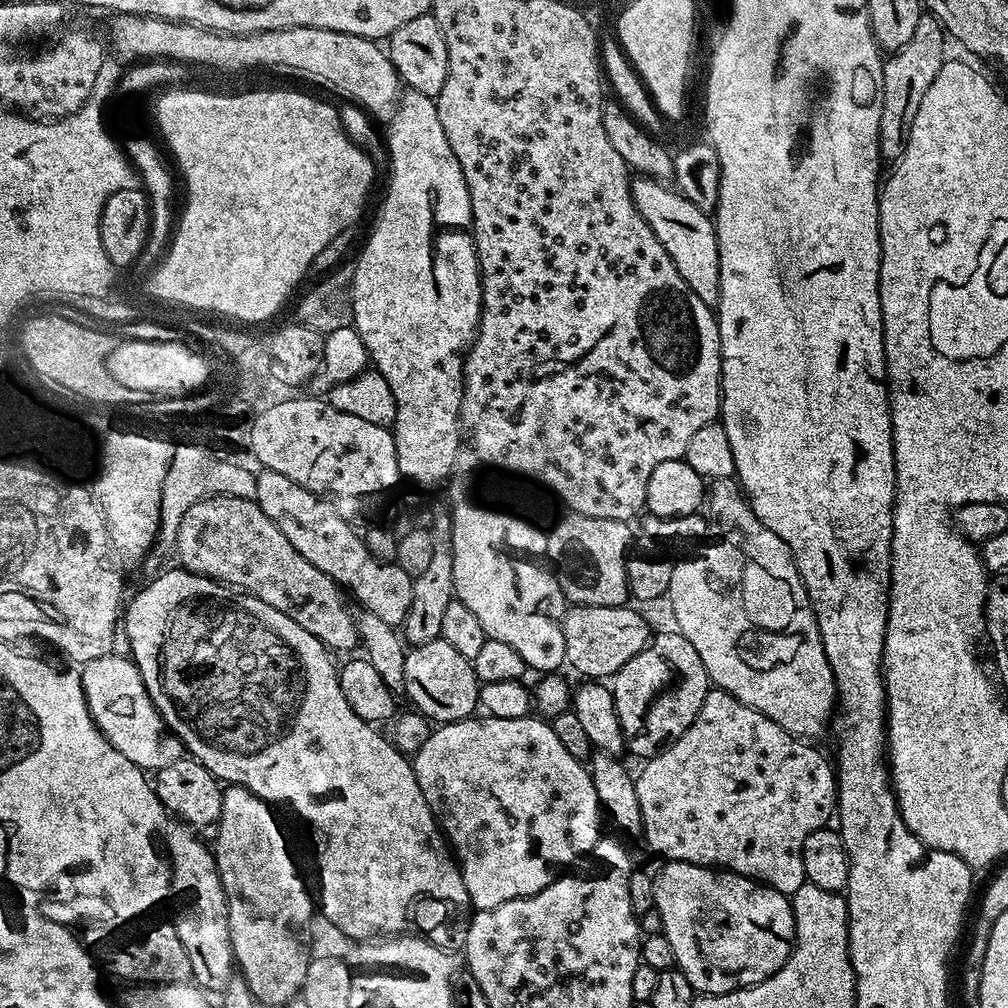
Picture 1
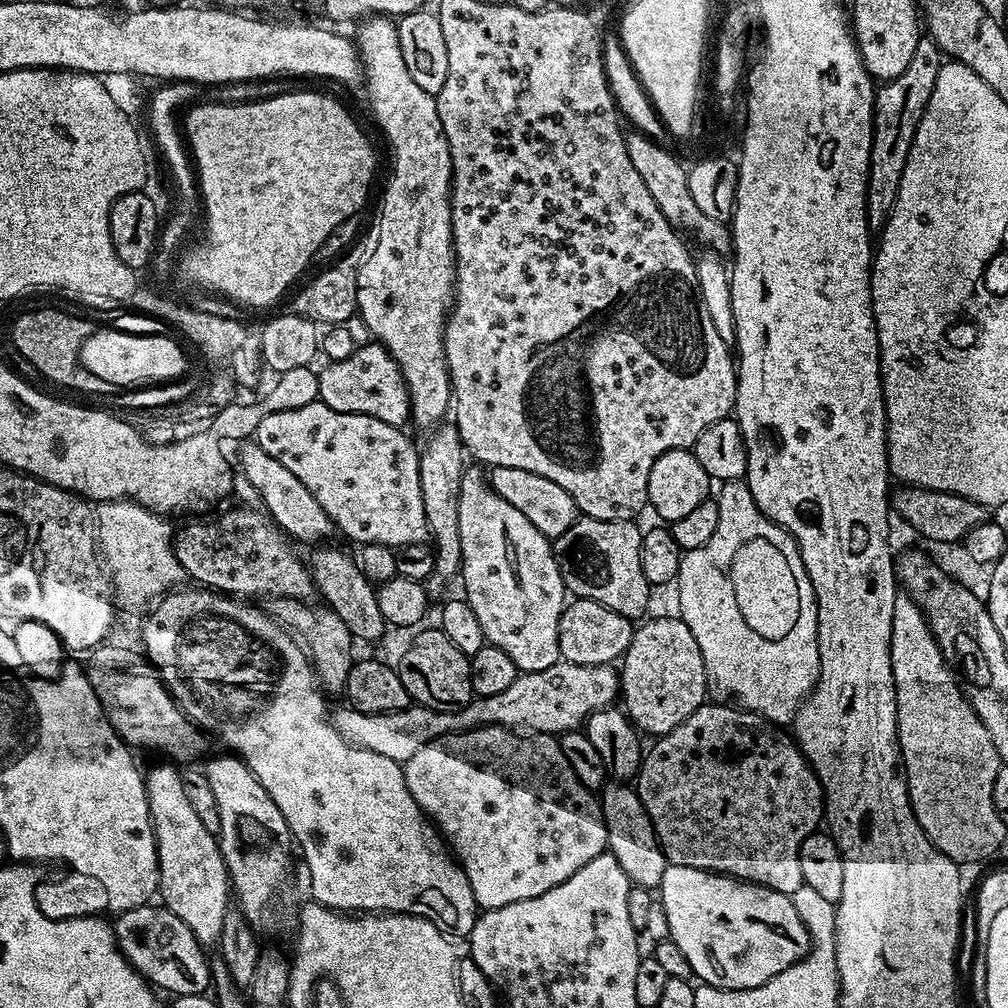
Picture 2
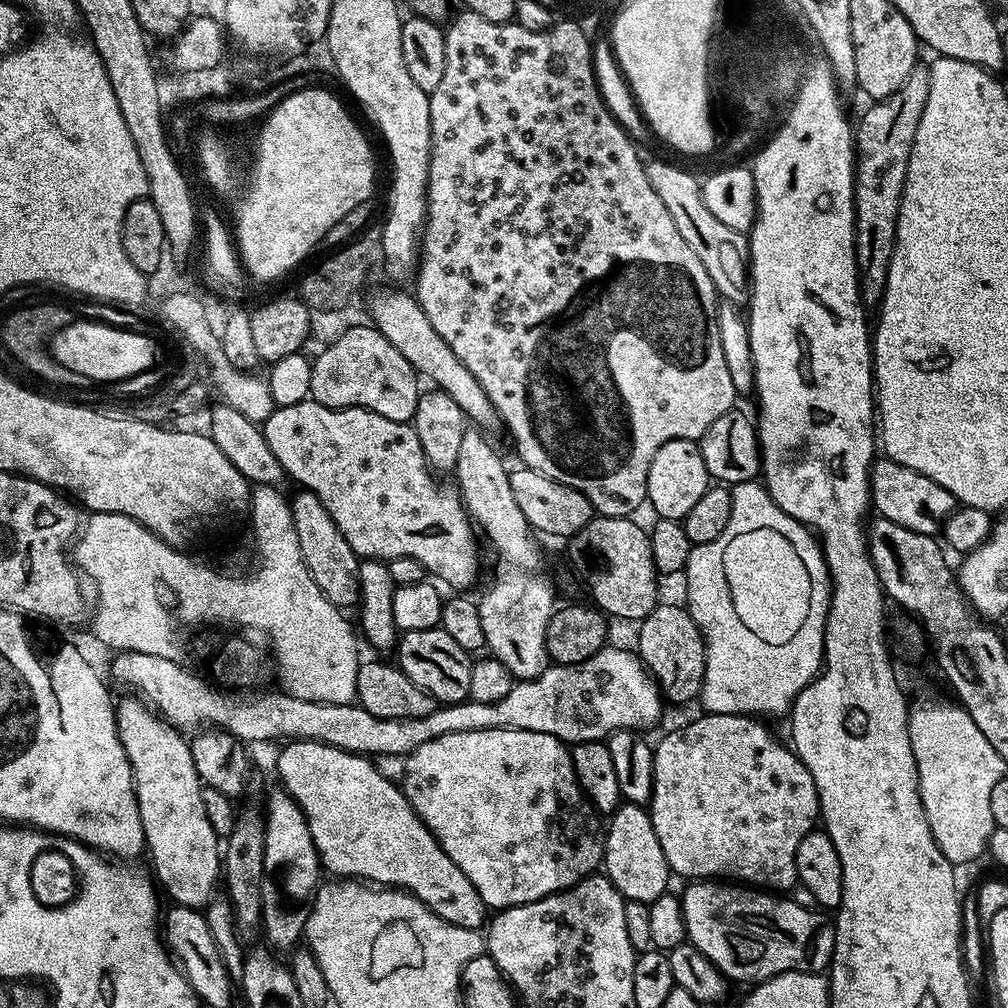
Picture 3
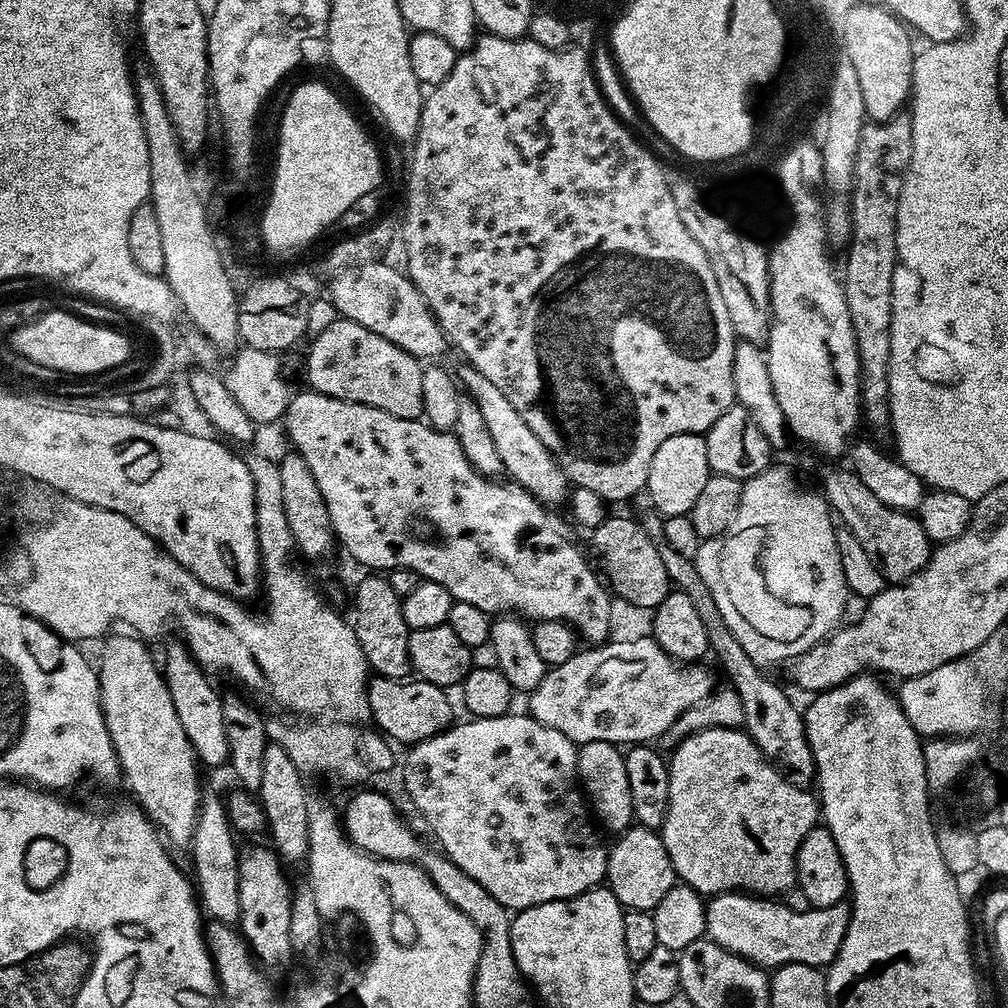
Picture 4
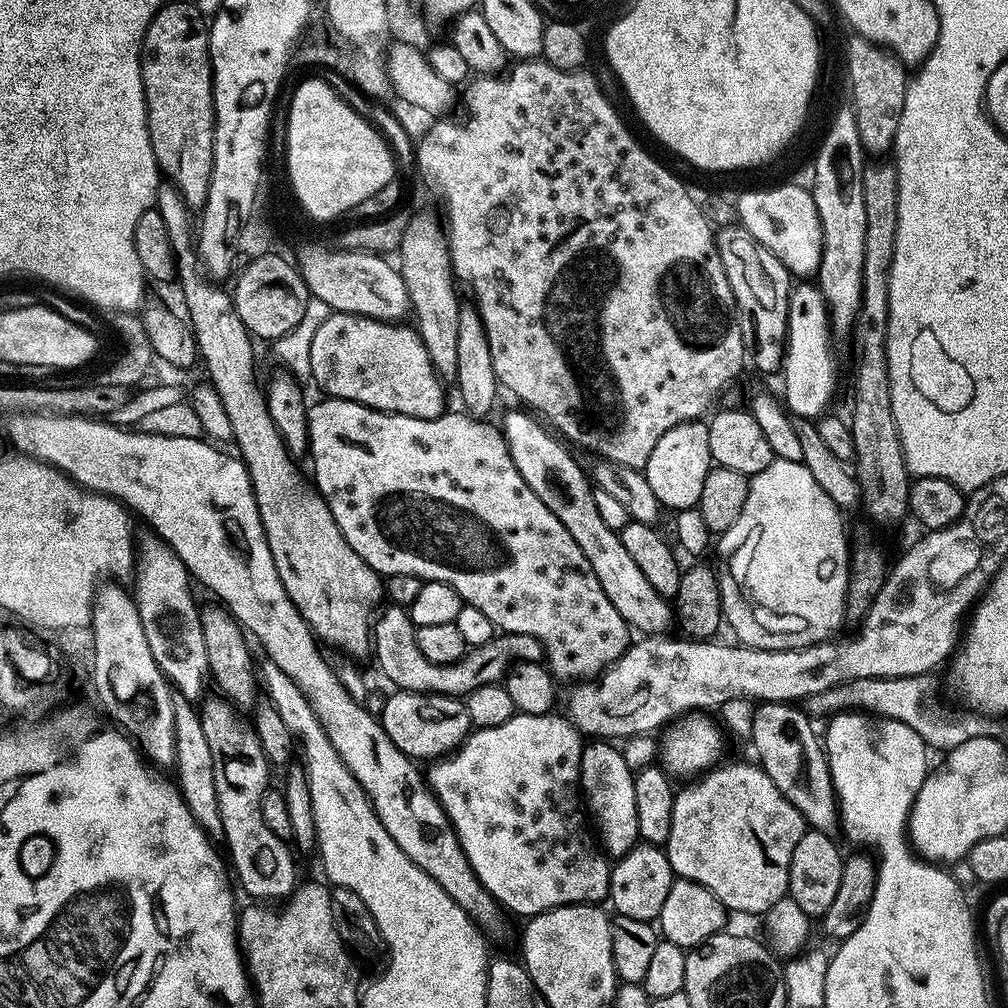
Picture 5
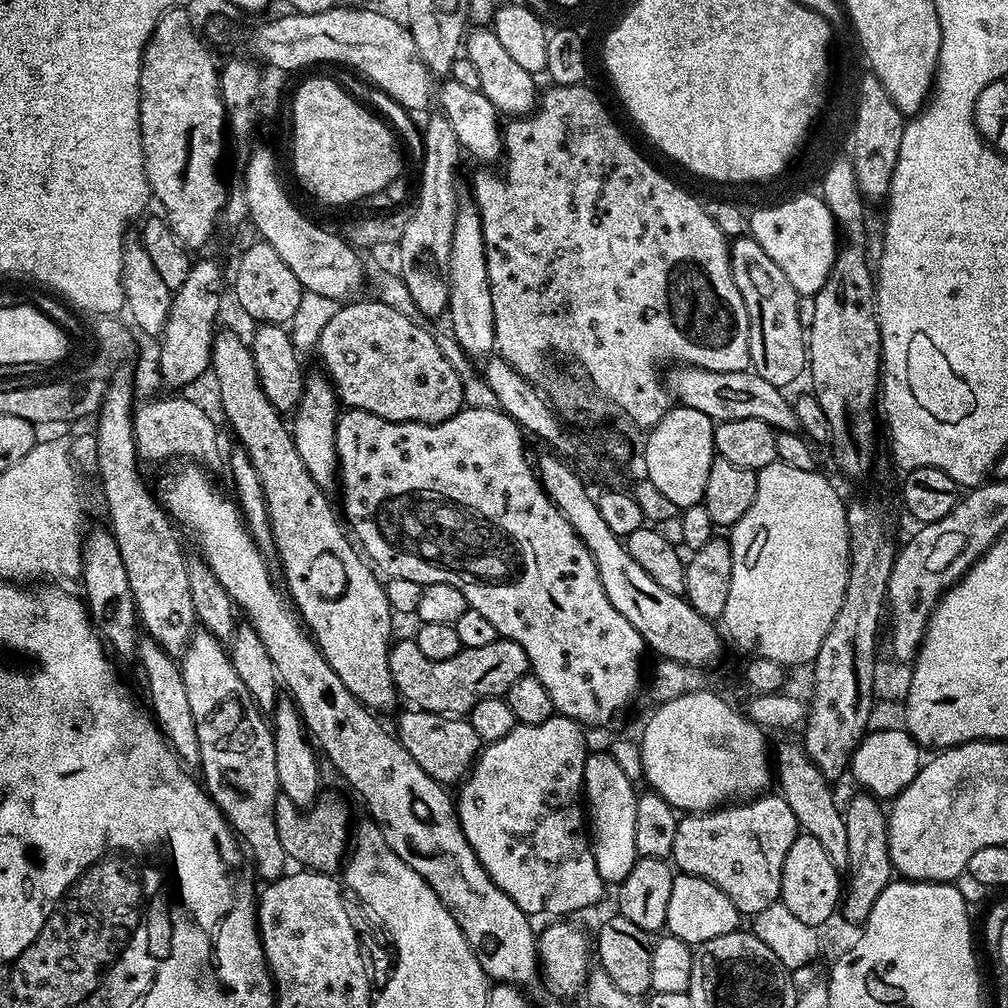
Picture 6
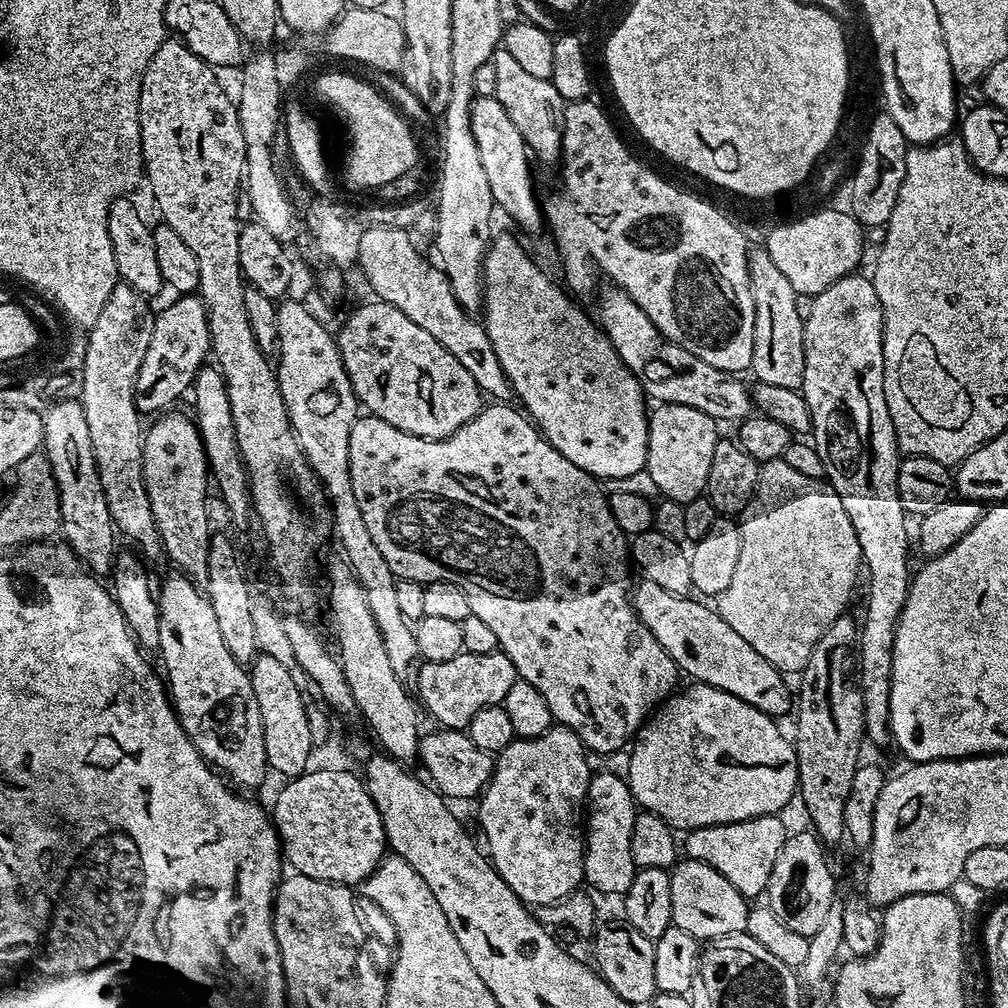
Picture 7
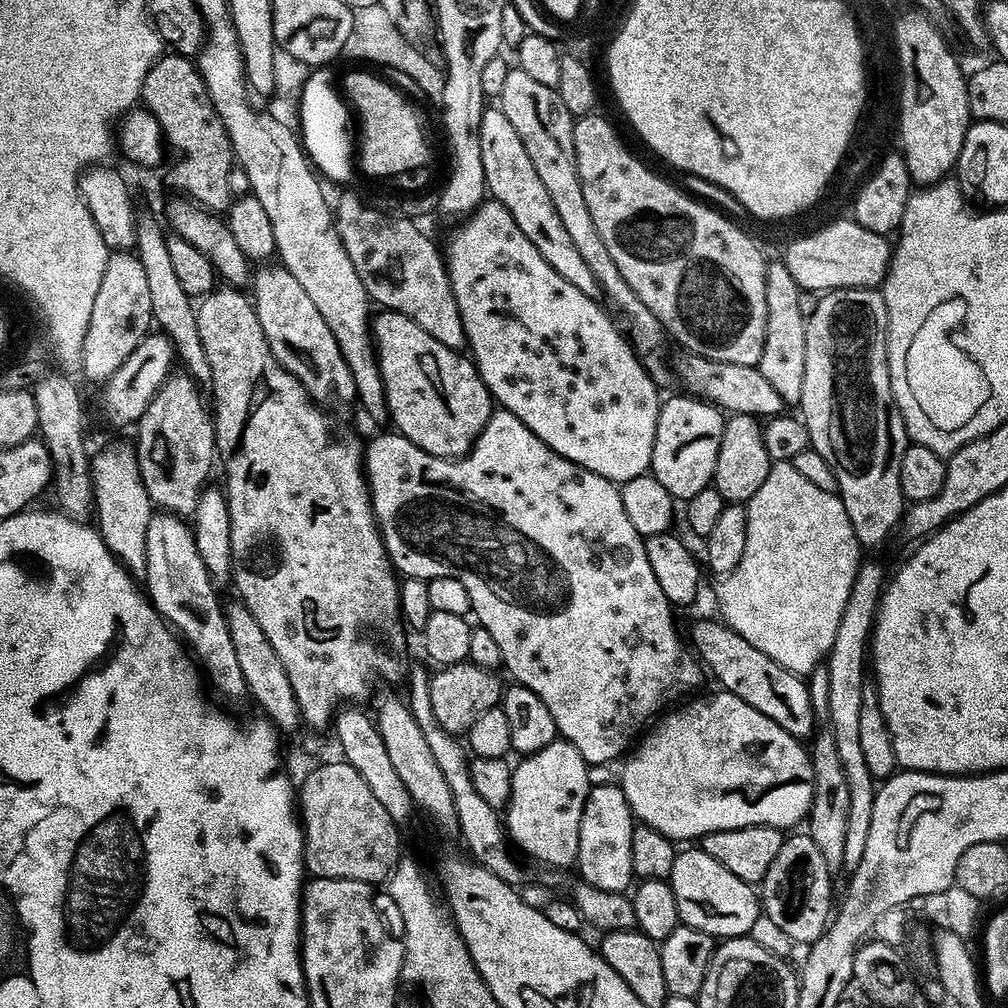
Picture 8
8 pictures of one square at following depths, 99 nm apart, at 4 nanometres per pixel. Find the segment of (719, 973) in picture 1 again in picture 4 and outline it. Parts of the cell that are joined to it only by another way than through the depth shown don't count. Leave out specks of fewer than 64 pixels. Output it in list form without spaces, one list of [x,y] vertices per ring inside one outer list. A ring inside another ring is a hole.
[[[722,892],[707,901],[704,931],[707,939],[765,970],[780,970],[783,964],[805,964],[808,968],[823,969],[836,959],[851,917],[852,909],[844,902],[795,912],[776,898]]]

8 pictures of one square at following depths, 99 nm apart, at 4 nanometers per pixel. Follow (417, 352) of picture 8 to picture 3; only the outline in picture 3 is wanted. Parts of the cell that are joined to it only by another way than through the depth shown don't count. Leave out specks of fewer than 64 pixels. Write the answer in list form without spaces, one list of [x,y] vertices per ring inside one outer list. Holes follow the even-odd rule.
[[[375,326],[367,327],[346,329],[329,348],[314,356],[311,399],[331,408],[365,408],[382,414],[382,418],[407,424],[416,412],[422,391],[421,385],[416,385],[418,374]]]

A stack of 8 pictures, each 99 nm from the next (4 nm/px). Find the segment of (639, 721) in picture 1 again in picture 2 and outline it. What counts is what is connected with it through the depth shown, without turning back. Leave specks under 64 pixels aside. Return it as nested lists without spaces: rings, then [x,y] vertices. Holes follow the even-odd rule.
[[[657,615],[654,619],[645,619],[645,624],[633,631],[630,646],[622,657],[624,668],[619,669],[619,676],[622,708],[628,719],[641,733],[649,732],[652,738],[659,738],[694,714],[694,710],[705,703],[709,691],[702,650],[698,650],[690,626],[686,626],[679,615]]]

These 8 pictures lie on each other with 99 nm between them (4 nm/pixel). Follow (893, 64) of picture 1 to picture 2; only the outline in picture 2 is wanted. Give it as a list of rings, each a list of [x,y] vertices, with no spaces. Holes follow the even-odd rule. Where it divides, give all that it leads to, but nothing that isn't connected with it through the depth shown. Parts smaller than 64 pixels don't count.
[[[921,38],[918,46],[914,46],[914,58],[910,58],[906,70],[898,74],[898,78],[885,80],[875,89],[872,102],[872,145],[870,146],[870,166],[868,167],[868,226],[872,230],[883,229],[888,215],[892,212],[894,202],[898,198],[898,190],[902,182],[902,174],[906,170],[908,155],[916,137],[916,127],[924,116],[926,106],[930,102],[930,94],[934,90],[934,82],[938,82],[938,70],[942,63],[942,53],[931,38]]]

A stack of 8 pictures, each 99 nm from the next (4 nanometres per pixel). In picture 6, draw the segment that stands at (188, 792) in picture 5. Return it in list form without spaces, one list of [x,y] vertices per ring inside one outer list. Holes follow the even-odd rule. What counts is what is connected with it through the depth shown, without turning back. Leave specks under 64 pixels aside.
[[[147,634],[137,639],[134,660],[140,663],[140,668],[144,671],[144,680],[148,683],[148,698],[152,702],[150,712],[157,728],[181,762],[188,766],[199,765],[198,730],[194,730],[194,714],[190,711],[190,702],[186,695],[186,686],[182,683],[179,663]]]

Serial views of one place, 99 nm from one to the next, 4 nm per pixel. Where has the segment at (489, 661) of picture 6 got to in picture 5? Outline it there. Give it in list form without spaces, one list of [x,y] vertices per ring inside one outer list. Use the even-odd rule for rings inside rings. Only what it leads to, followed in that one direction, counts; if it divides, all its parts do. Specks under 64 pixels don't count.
[[[400,606],[381,607],[372,626],[371,655],[376,656],[380,672],[402,692],[426,692],[430,696],[467,697],[478,686],[490,686],[503,681],[513,664],[525,660],[531,664],[544,660],[544,647],[526,634],[497,634],[490,642],[477,648],[468,648],[464,657],[453,664],[430,662],[422,650],[418,650],[416,628],[407,611]]]

